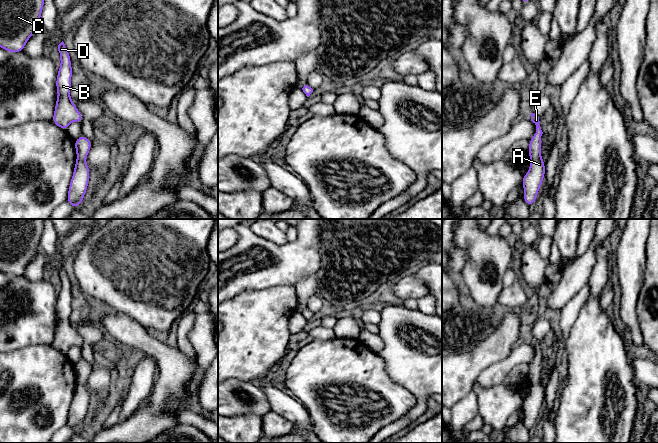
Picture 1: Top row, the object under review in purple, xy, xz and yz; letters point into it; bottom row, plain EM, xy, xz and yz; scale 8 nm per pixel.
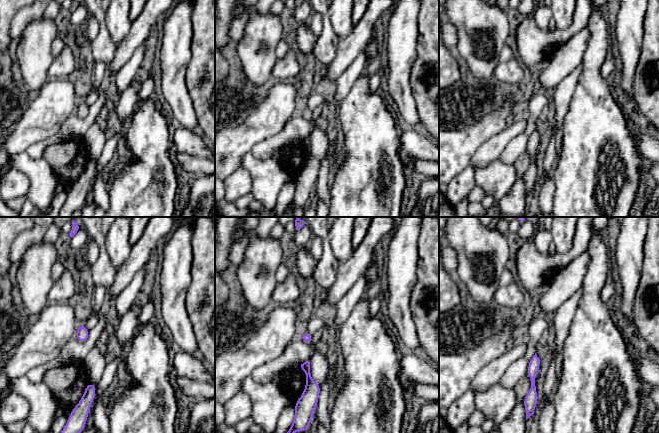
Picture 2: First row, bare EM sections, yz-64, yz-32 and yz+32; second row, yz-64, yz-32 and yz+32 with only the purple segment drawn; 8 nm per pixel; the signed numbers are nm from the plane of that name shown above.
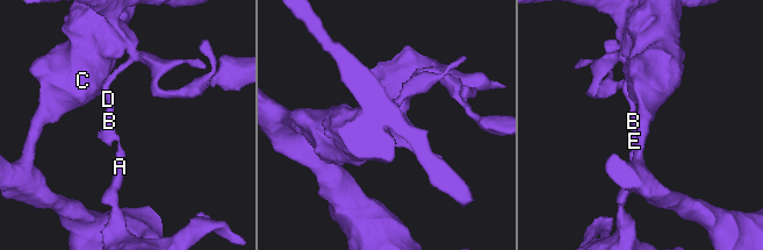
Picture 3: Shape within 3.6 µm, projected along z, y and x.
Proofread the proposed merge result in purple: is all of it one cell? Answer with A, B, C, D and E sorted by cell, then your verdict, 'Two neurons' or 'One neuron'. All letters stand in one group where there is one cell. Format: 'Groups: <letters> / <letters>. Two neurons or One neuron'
Groups: A C / B D E. Two neurons

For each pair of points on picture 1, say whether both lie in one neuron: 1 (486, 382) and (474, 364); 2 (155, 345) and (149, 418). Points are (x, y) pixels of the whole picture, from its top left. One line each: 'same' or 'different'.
1: different
2: same

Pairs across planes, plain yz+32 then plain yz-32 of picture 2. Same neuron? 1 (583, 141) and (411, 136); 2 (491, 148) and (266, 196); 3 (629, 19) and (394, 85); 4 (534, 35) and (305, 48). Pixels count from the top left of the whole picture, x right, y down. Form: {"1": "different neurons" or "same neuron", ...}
{"1": "different neurons", "2": "different neurons", "3": "same neuron", "4": "same neuron"}

